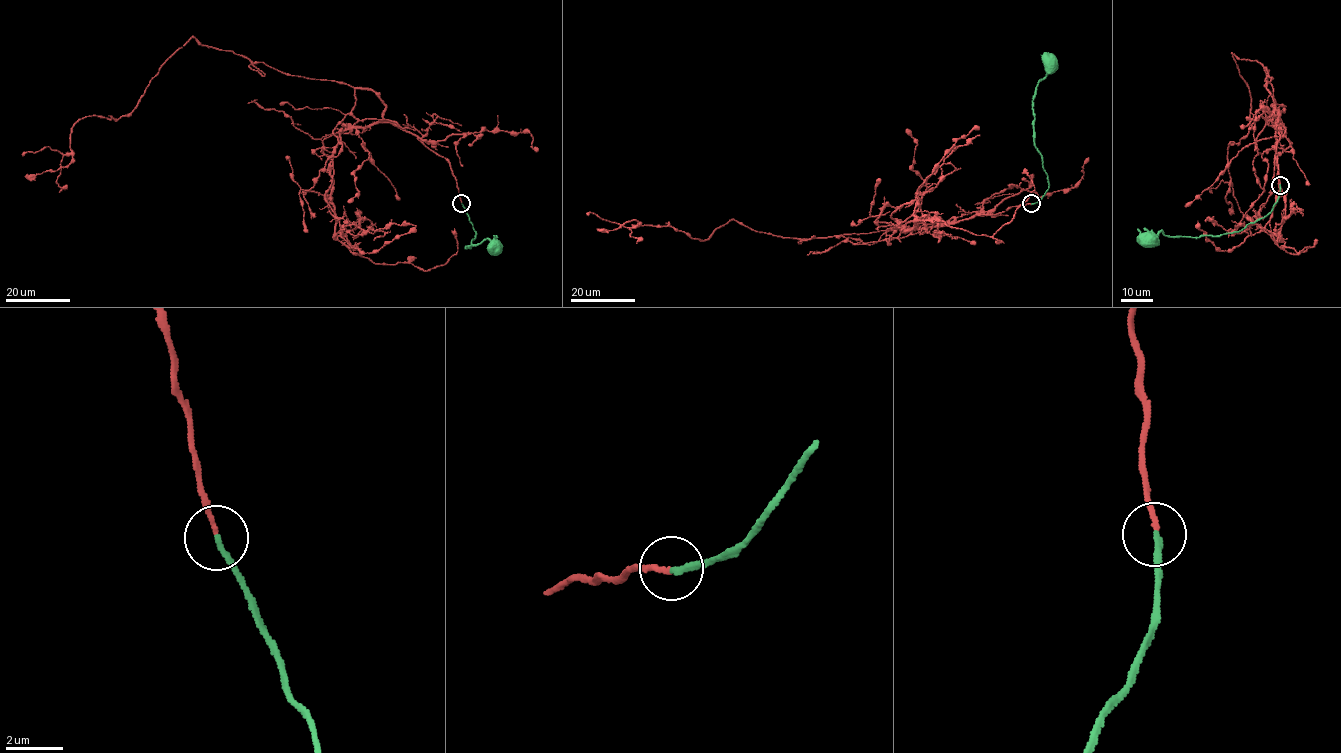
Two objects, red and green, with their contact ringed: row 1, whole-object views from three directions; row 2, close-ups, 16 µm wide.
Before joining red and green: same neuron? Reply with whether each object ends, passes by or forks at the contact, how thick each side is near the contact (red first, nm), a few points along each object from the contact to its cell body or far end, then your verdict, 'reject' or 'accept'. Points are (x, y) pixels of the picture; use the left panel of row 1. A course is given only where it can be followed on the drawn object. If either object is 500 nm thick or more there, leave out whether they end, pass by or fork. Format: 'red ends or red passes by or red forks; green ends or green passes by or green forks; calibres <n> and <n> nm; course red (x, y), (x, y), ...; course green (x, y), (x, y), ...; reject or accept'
red ends; green ends; calibres 170 and 200 nm; course red (462, 203), (450, 163), (371, 90), (194, 37), (127, 115), (80, 118), (68, 165), (25, 176); course green (462, 203), (476, 236), (470, 246), (465, 248), (488, 238), (494, 245); accept

